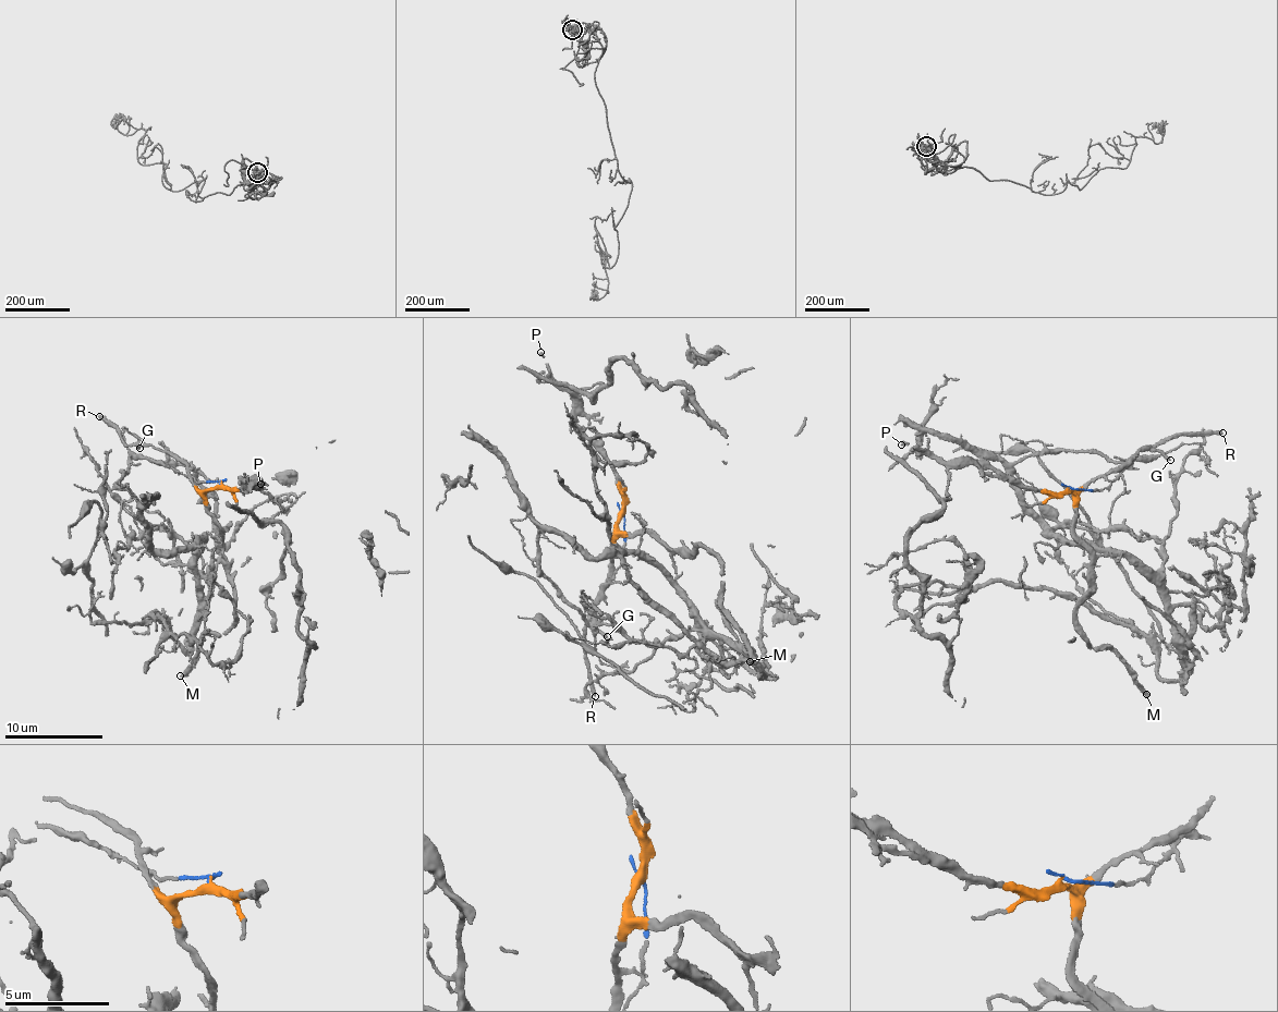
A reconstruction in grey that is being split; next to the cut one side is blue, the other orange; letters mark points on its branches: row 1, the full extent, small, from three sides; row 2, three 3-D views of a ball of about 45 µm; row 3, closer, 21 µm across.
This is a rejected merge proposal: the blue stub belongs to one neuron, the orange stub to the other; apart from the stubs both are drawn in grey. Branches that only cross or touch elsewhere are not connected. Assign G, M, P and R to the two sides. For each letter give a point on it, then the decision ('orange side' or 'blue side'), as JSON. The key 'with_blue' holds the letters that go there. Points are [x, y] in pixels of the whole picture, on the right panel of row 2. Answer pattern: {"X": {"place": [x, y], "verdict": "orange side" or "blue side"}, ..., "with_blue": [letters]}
{"G": {"place": [1170, 460], "verdict": "orange side"}, "M": {"place": [1146, 694], "verdict": "orange side"}, "P": {"place": [901, 444], "verdict": "orange side"}, "R": {"place": [1222, 433], "verdict": "orange side"}, "with_blue": []}

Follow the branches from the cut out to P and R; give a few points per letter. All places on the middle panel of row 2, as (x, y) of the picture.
P: (620, 513), (621, 490), (616, 468), (604, 451), (584, 436), (576, 421), (573, 395), (563, 387), (540, 352)
R: (620, 513), (613, 535), (609, 577), (586, 629), (594, 696)

